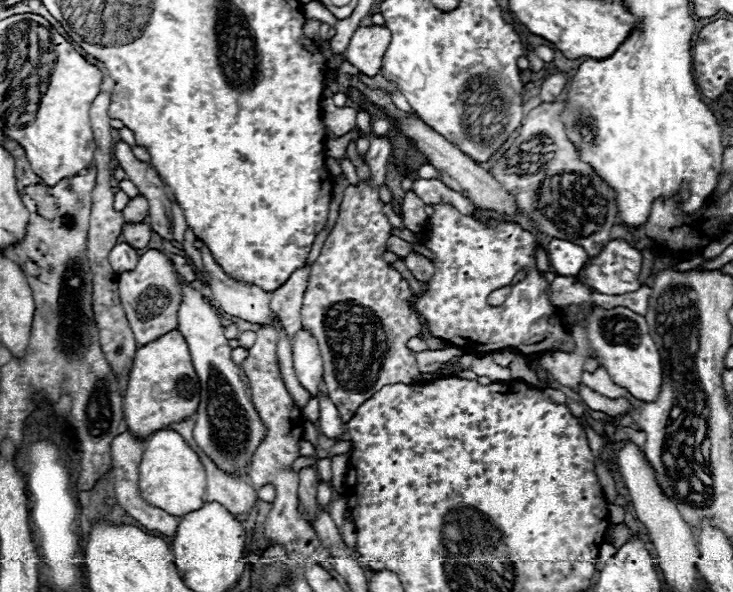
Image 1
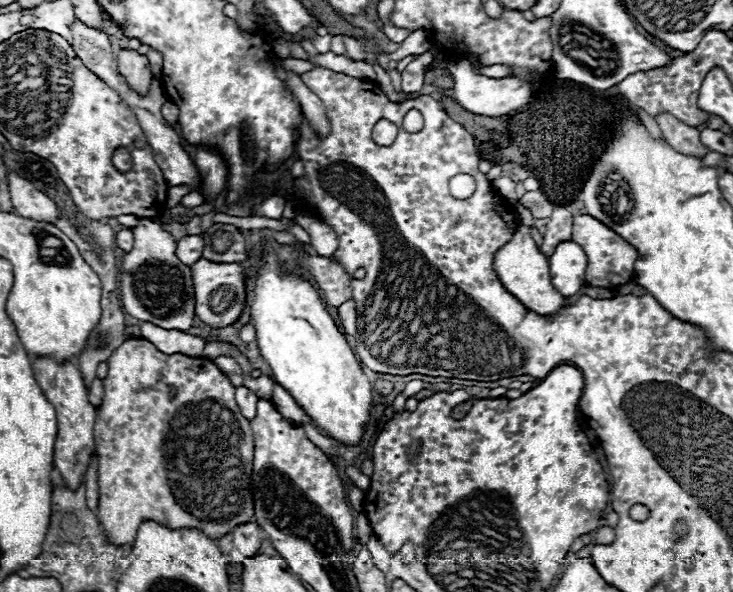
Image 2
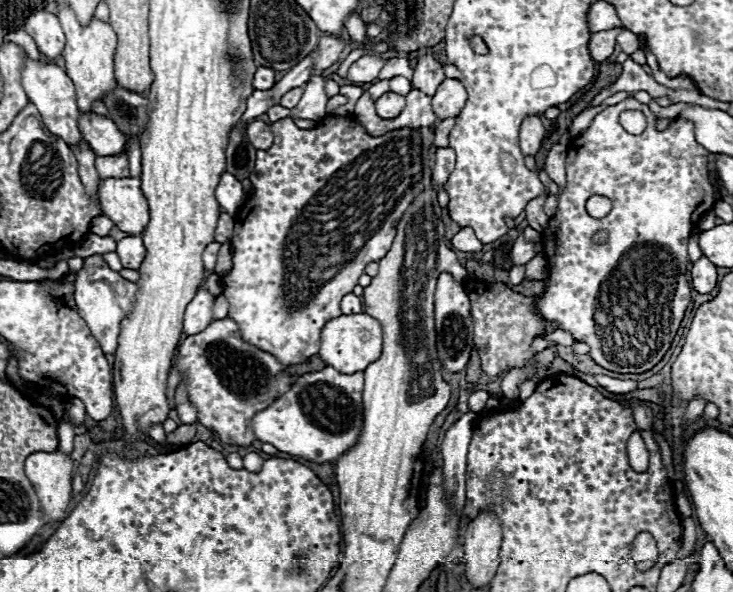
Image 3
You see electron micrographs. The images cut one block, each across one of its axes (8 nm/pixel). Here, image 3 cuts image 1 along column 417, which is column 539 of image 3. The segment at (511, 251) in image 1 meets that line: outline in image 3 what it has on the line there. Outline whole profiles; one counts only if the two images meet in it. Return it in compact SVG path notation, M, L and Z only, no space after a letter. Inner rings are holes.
M626 98L624 102L616 104L616 106L610 106L606 108L604 112L596 114L588 126L588 130L580 136L576 136L572 142L570 142L570 152L568 152L568 158L566 158L566 178L568 178L568 184L566 184L566 190L558 196L558 210L556 214L550 218L548 222L548 228L542 232L542 240L544 240L544 252L548 254L548 262L550 262L550 284L546 286L544 294L538 298L538 310L542 314L544 320L548 322L556 322L558 328L562 330L568 330L576 342L586 342L590 344L590 356L596 364L600 364L602 368L606 370L612 370L612 372L620 372L620 374L640 374L640 372L646 372L650 370L652 366L656 366L662 356L668 352L674 336L676 336L676 330L680 328L680 322L682 322L682 316L686 312L686 306L690 302L690 286L688 286L688 280L686 280L686 264L688 264L688 254L686 254L686 244L688 244L688 238L692 234L692 230L696 228L696 222L708 212L712 210L714 206L714 186L710 184L710 174L708 174L708 154L706 148L702 148L696 138L694 138L694 124L690 124L688 120L682 120L680 116L678 118L672 118L668 128L658 132L656 130L656 116L648 110L646 104L640 104L638 100L634 98ZM622 110L640 110L644 112L646 120L648 120L648 126L642 134L638 136L632 136L628 134L620 122L618 122L618 116ZM590 196L606 196L612 200L612 210L606 218L592 218L588 212L586 212L586 200ZM598 230L606 230L608 232L608 242L602 244L602 246L596 246L592 244L592 234L598 232Z

